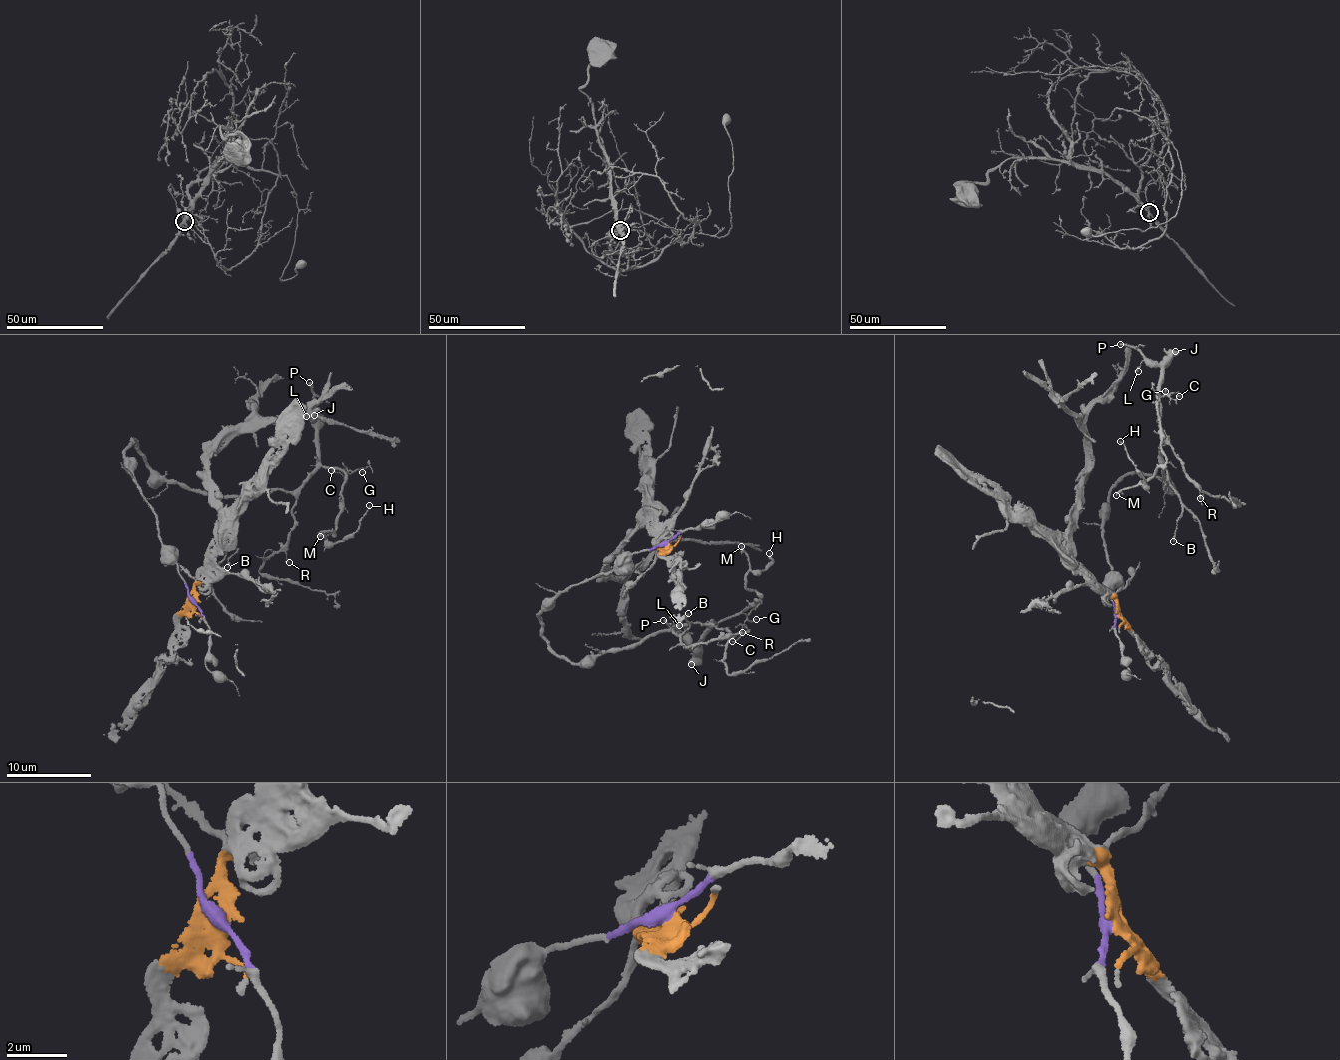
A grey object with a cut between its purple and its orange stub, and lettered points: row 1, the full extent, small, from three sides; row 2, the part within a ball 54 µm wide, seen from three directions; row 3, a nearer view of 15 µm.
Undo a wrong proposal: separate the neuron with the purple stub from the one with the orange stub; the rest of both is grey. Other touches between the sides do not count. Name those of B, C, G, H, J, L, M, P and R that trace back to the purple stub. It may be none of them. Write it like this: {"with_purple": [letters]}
{"with_purple": ["B", "C", "G", "H", "J", "L", "M", "P", "R"]}

